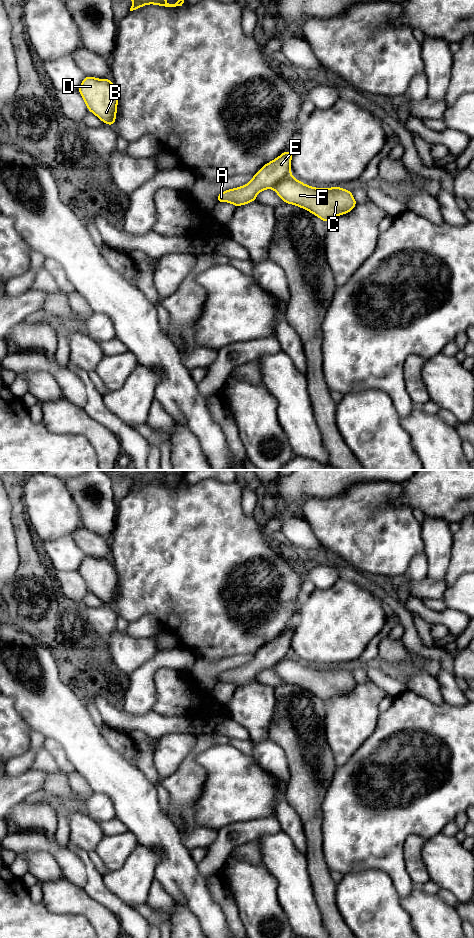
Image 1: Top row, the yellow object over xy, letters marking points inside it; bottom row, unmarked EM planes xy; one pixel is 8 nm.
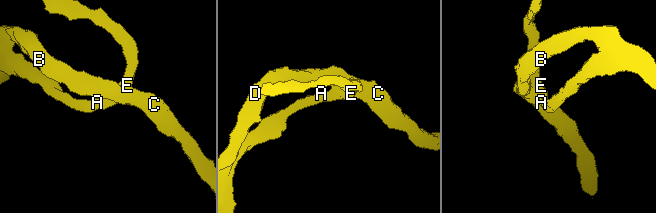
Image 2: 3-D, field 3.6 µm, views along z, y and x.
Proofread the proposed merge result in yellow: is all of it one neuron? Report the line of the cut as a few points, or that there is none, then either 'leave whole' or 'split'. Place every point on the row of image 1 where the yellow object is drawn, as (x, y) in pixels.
cut none; leave whole

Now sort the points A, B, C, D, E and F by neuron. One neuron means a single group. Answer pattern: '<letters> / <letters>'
A B C D E F

